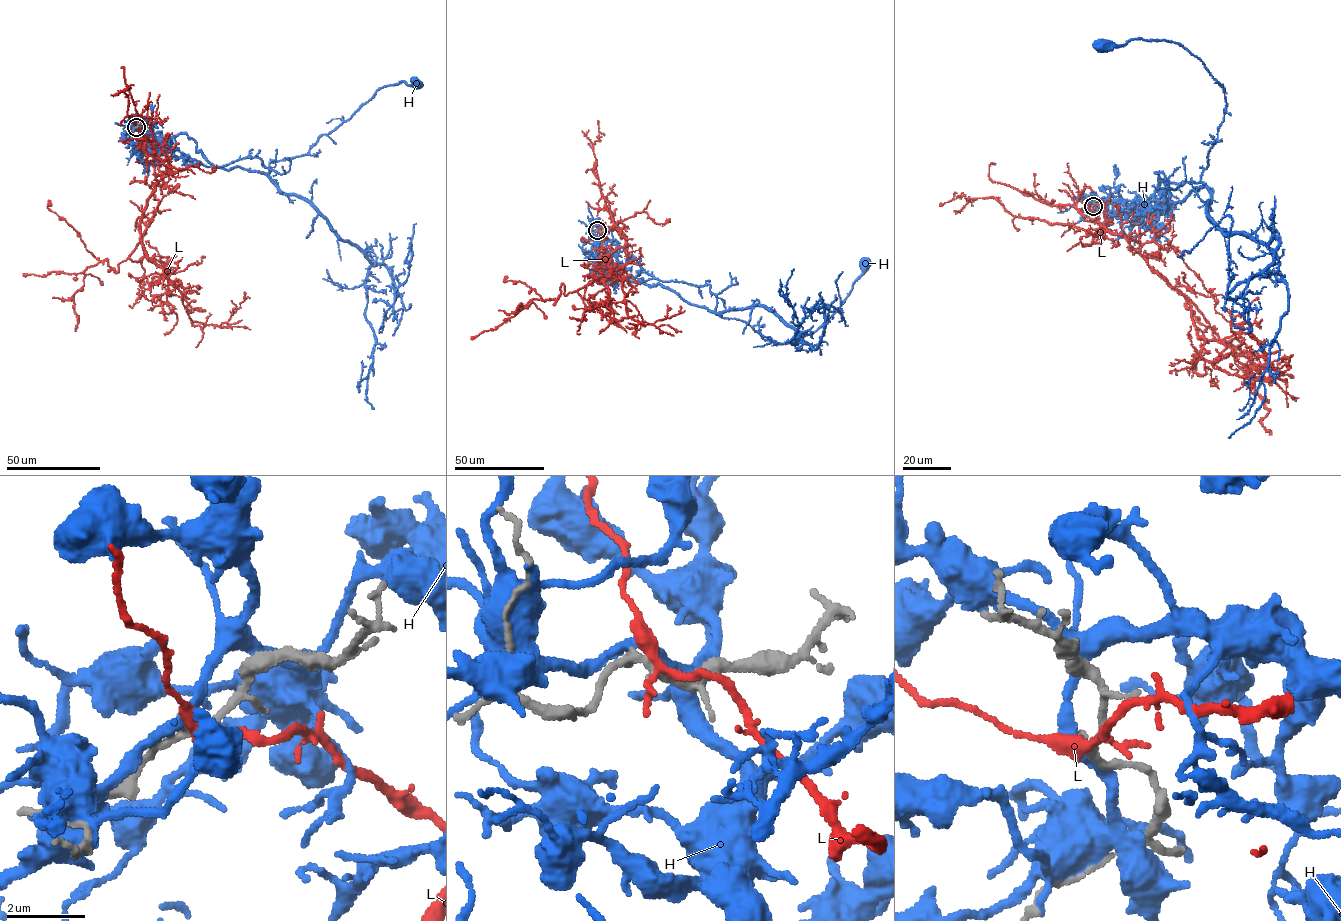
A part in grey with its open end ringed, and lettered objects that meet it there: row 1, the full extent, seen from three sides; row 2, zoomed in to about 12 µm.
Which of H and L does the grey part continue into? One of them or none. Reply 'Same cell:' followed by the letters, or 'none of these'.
Same cell: L

